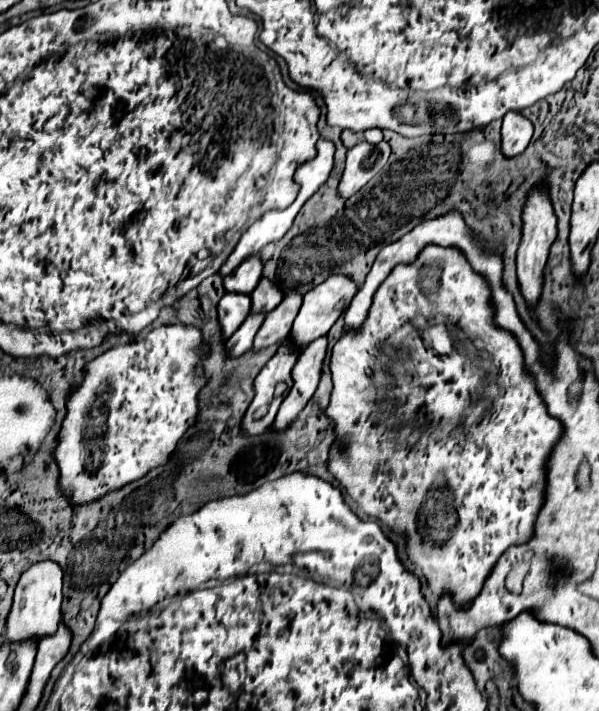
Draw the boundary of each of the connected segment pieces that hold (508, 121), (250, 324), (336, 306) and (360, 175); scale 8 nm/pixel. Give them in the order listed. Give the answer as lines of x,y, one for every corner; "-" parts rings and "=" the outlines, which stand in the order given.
508,112
502,122
502,146
500,146
502,154
506,158
522,154
532,138
532,132
534,126
528,118
524,118
518,112
=
248,314
248,318
242,322
242,326
228,338
226,346
228,346
228,356
230,354
244,354
244,350
250,350
252,348
252,342
254,342
254,336
258,332
258,328
262,326
264,322
264,316
266,314
=
334,274
334,276
326,278
320,286
306,292
304,304
294,320
294,326
292,326
292,338
296,338
296,342
300,342
300,346
304,348
314,338
324,336
334,326
338,316
350,306
350,300
356,296
356,292
358,292
358,284
352,278
342,276
342,274
=
386,140
382,144
370,144
370,142
360,142
354,148
348,150
346,158
346,170
340,180
340,194
350,198
356,194
366,182
370,182
388,162
390,158
390,146

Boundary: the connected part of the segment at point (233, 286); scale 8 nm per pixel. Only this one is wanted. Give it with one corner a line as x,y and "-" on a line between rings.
260,254
248,256
232,274
224,278
224,288
228,292
240,292
240,294
250,294
256,288
256,282
262,276
262,258

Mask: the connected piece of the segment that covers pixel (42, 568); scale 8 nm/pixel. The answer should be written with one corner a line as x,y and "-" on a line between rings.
38,562
28,568
16,586
14,604
6,622
6,636
10,642
40,640
52,636
60,624
60,604
62,604
62,570
54,562

